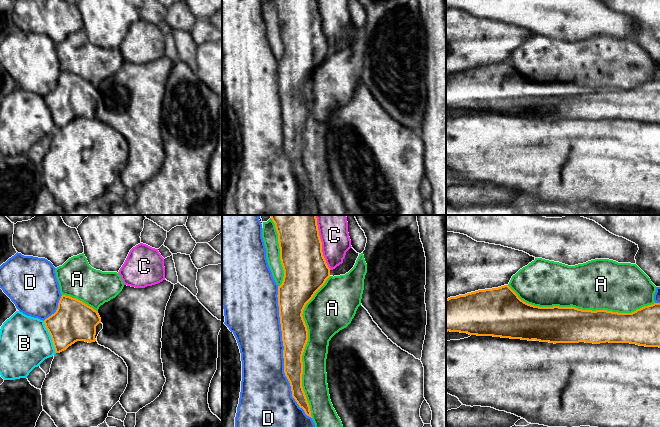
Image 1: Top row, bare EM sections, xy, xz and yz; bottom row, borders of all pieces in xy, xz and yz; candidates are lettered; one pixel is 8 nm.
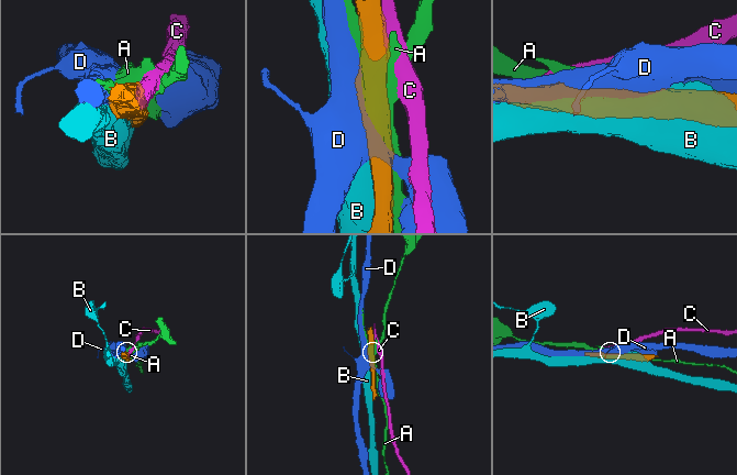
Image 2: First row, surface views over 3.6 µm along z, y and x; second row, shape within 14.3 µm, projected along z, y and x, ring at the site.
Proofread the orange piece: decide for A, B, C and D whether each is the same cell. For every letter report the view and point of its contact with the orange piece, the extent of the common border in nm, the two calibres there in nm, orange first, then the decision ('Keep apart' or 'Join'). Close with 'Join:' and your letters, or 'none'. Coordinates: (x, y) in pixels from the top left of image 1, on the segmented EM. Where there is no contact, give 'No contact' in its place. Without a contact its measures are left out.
A: Touches orange at yz (581, 309). Shared border 1200 nm. Thickness 300 nm (orange) against 400 nm. Keep apart
B: Touches orange at xy (51, 337). Shared border 280 nm. Thickness 320 nm (orange) against 400 nm. Keep apart
C: Touches orange at xz (321, 242). Shared border 460 nm. Thickness 340 nm (orange) against 240 nm. Keep apart
D: Touches orange at xz (283, 353). Shared border 1100 nm. Thickness 200 nm (orange) against 360 nm. Keep apart
Join: none

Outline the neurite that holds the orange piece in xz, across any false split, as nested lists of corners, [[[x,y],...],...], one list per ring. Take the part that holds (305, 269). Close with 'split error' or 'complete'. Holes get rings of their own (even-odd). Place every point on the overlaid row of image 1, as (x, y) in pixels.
[[[271,215],[271,219],[278,234],[280,260],[284,270],[277,295],[284,346],[284,373],[290,383],[292,397],[305,414],[312,418],[302,387],[302,355],[308,341],[308,330],[302,314],[306,304],[330,277],[330,268],[323,256],[316,215]]]; complete

